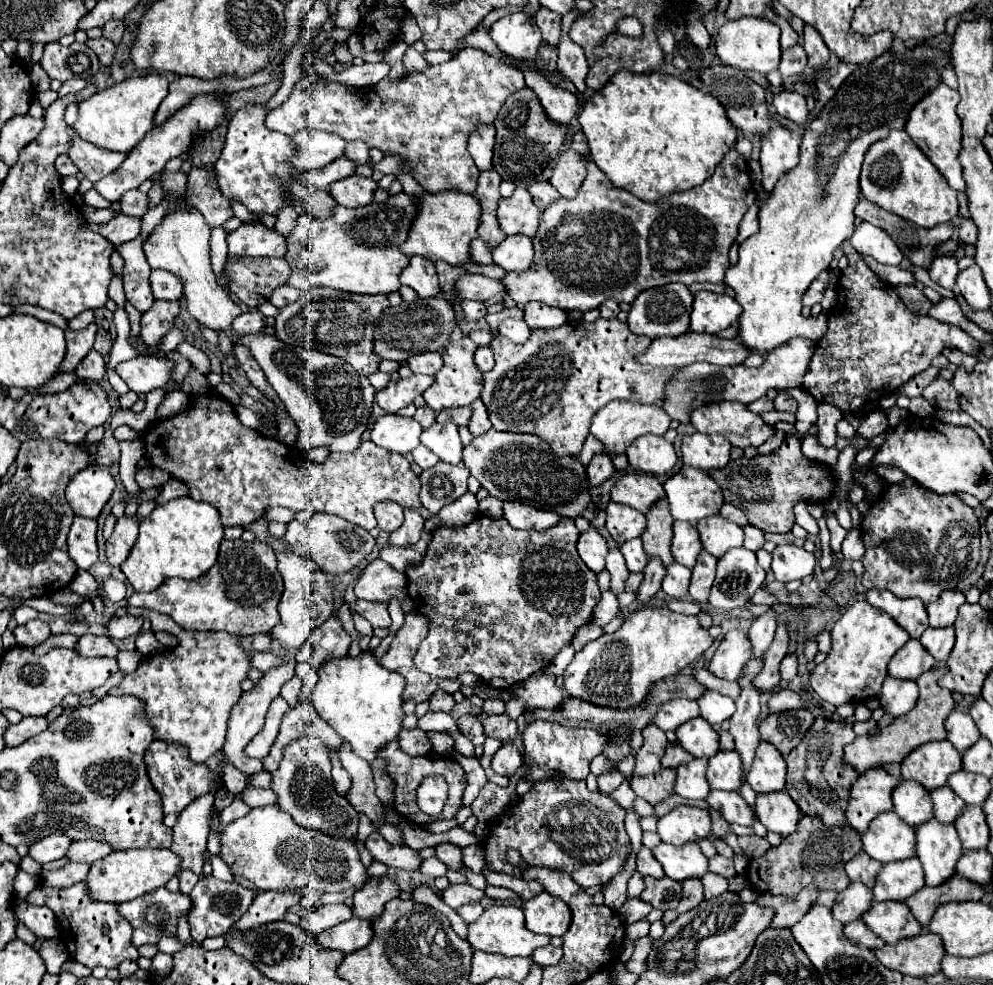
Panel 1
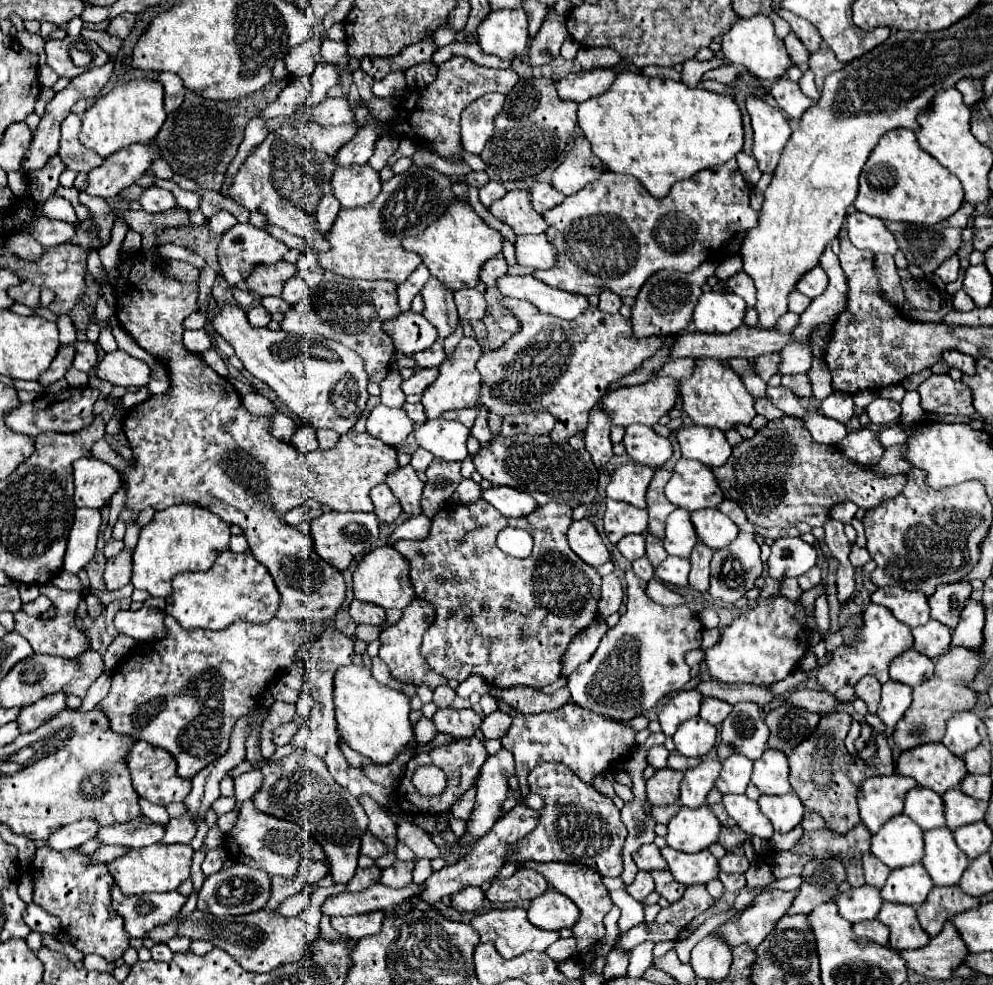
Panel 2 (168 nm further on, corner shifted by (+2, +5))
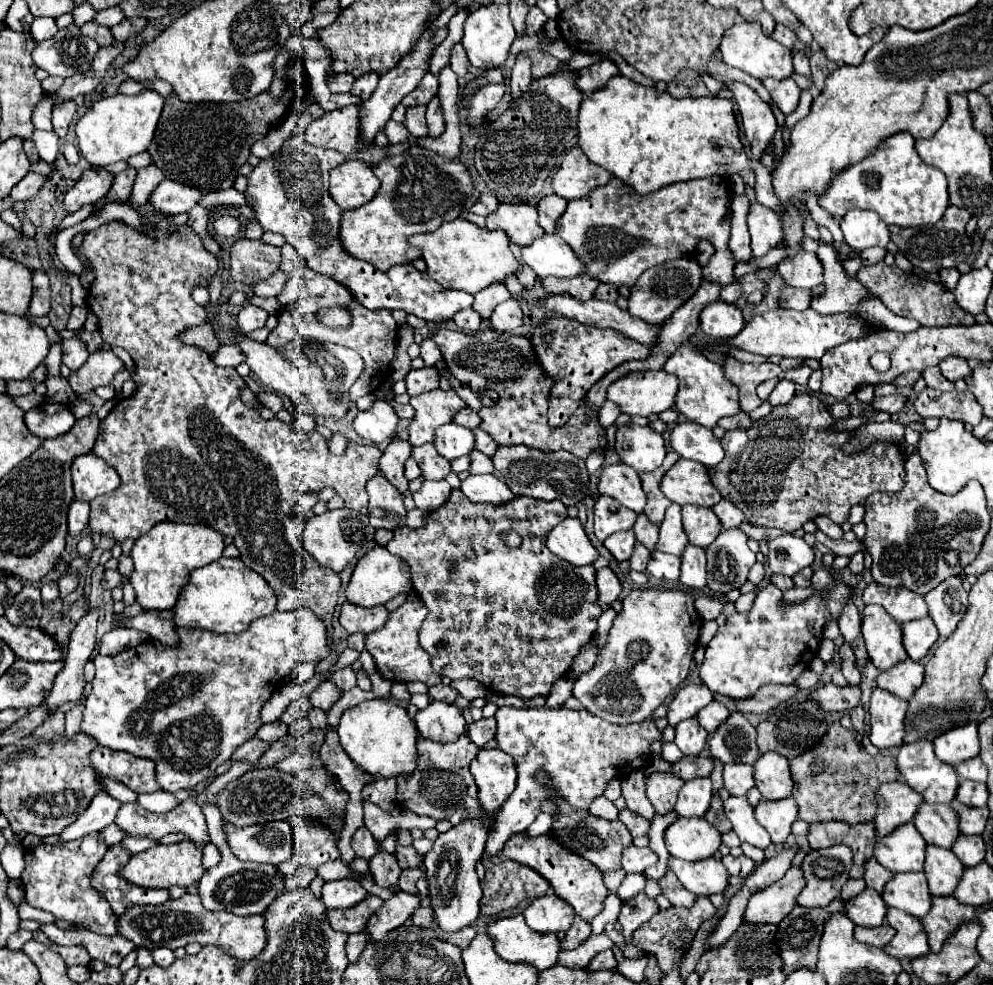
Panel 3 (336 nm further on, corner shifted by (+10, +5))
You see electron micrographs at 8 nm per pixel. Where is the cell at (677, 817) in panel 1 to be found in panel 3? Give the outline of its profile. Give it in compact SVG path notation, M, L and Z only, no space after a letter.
M678 818L664 832L666 848L672 856L696 862L712 856L720 848L720 832L706 818Z

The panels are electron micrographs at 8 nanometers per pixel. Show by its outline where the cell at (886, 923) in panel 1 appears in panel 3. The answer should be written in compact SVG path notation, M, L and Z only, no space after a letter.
M888 908L886 924L896 930L896 936L884 946L886 954L890 954L894 958L918 958L918 956L924 956L930 952L926 932L918 918L910 916L902 910Z

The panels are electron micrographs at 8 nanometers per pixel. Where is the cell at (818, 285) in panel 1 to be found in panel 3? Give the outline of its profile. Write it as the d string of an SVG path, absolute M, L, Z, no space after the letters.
M798 252L778 264L778 274L788 286L812 290L822 284L822 264L814 252Z

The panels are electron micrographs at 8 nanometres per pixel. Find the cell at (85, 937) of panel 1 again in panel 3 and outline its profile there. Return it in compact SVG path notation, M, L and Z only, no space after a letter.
M88 834L86 838L64 844L40 844L26 850L26 870L22 872L22 886L26 890L26 902L34 908L46 910L56 918L62 918L74 926L82 926L100 936L116 936L118 922L110 904L90 884L92 872L104 858L108 846L100 834Z

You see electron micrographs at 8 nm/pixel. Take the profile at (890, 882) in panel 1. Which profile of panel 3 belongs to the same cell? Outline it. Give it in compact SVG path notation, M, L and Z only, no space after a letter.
M900 872L884 886L882 898L886 906L898 908L916 918L926 916L932 904L932 896L926 884L924 872Z

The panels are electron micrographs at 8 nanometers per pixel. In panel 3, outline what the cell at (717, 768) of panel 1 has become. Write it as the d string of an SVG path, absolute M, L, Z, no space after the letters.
M730 764L724 766L724 788L732 796L744 796L754 786L754 768L746 764Z

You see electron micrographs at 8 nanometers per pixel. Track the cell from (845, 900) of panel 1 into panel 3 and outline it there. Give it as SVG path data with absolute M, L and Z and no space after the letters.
M866 888L858 896L846 900L844 914L858 926L882 926L886 904L876 890Z

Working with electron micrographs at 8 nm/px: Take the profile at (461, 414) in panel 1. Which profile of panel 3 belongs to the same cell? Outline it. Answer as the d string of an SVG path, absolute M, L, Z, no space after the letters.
M462 408L462 410L458 410L458 414L454 414L454 422L460 426L466 426L466 428L476 428L480 424L480 418L474 410Z

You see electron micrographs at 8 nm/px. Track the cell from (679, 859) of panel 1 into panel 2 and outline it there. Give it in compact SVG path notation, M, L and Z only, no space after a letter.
M666 846L660 852L668 862L668 870L672 872L672 876L684 886L708 884L720 874L718 858L714 858L708 850L702 850L702 854L678 854L678 850Z

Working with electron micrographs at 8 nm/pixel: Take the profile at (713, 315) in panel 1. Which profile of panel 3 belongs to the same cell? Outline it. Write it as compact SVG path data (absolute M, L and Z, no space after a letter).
M714 300L700 312L700 328L712 338L732 338L744 328L744 316L738 306Z

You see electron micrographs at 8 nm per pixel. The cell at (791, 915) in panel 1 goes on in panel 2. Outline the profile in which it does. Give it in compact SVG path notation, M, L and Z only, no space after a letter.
M836 856L824 860L810 860L802 872L802 886L794 898L788 914L810 914L816 906L830 902L838 894L838 886L846 880L842 860Z

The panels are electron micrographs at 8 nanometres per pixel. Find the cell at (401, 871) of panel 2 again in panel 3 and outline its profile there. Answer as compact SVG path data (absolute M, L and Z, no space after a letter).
M396 846L396 860L398 860L398 864L400 864L402 870L416 868L418 862L420 862L420 858L418 858L418 854L416 854L416 850L412 846L408 846L408 848Z

